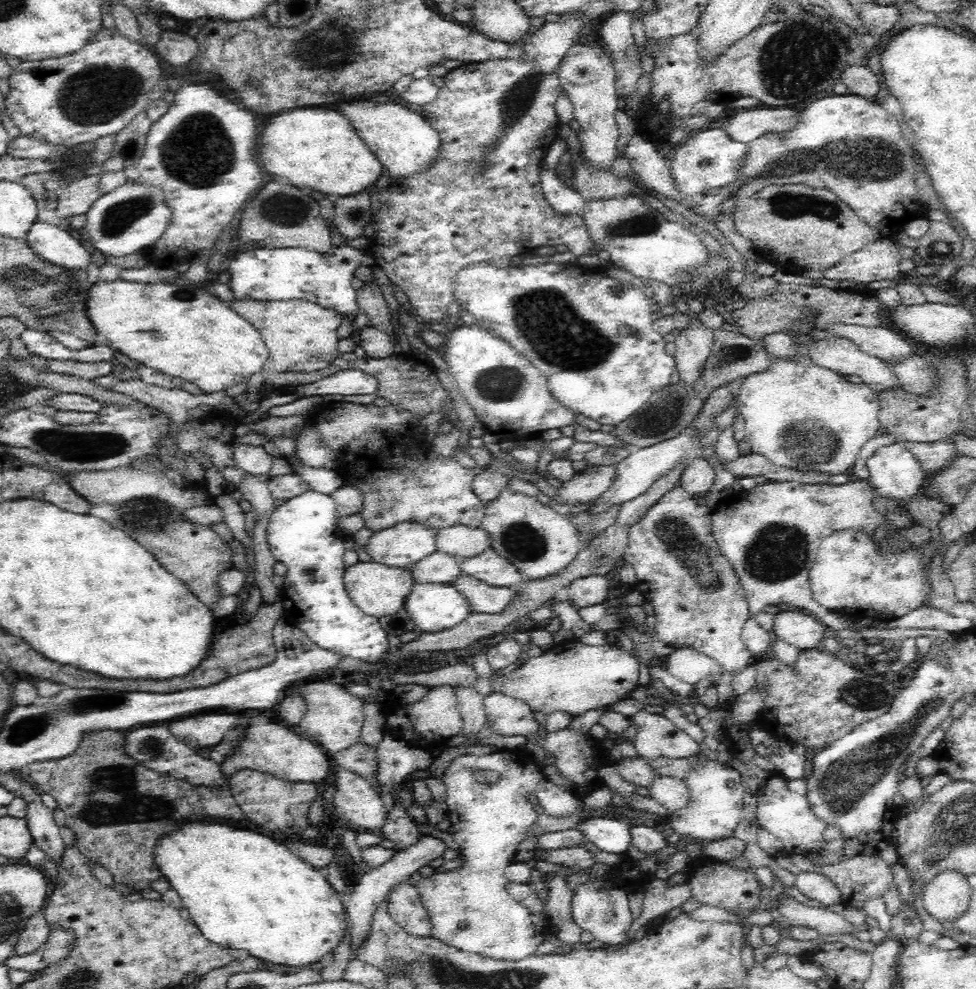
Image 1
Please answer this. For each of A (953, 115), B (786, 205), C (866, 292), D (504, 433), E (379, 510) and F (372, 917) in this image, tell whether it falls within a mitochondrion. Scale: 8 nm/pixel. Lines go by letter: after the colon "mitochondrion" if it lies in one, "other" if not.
A: other
B: mitochondrion
C: other
D: other
E: mitochondrion
F: other

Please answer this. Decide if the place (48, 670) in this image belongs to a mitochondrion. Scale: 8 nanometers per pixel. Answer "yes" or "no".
no

